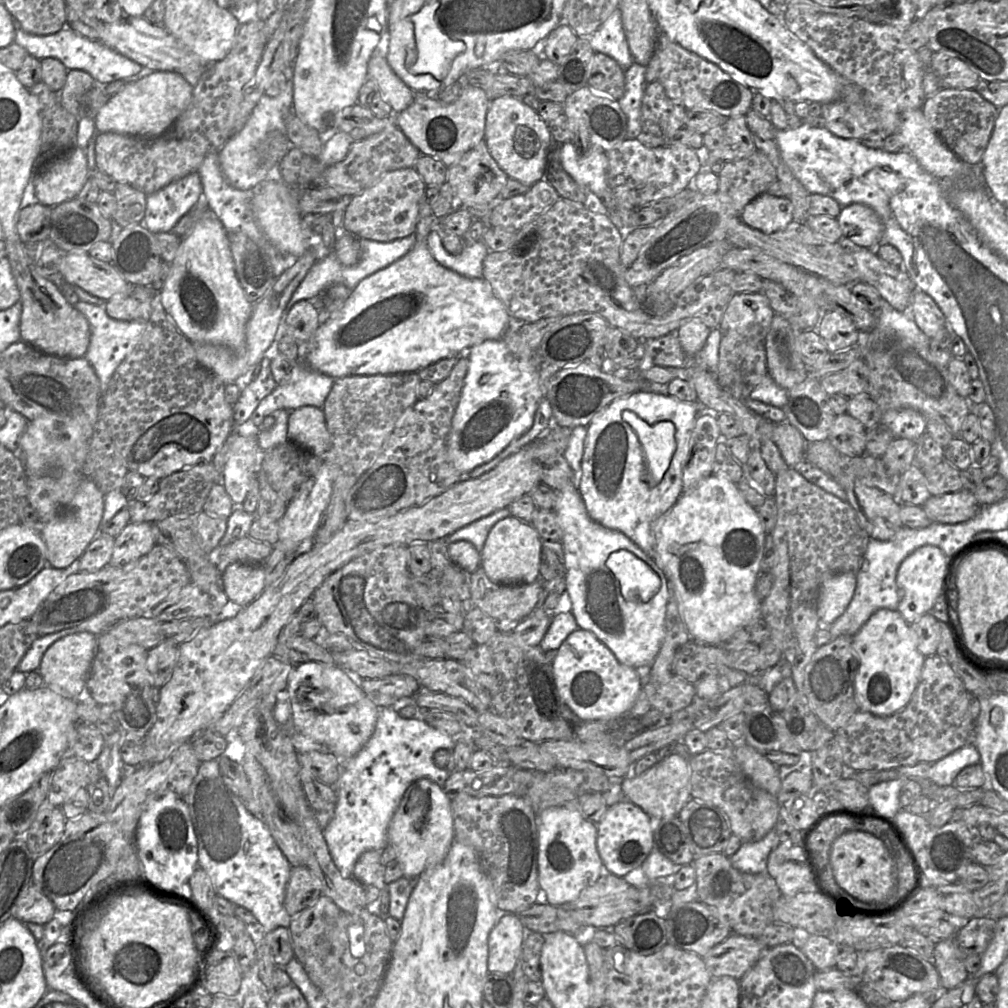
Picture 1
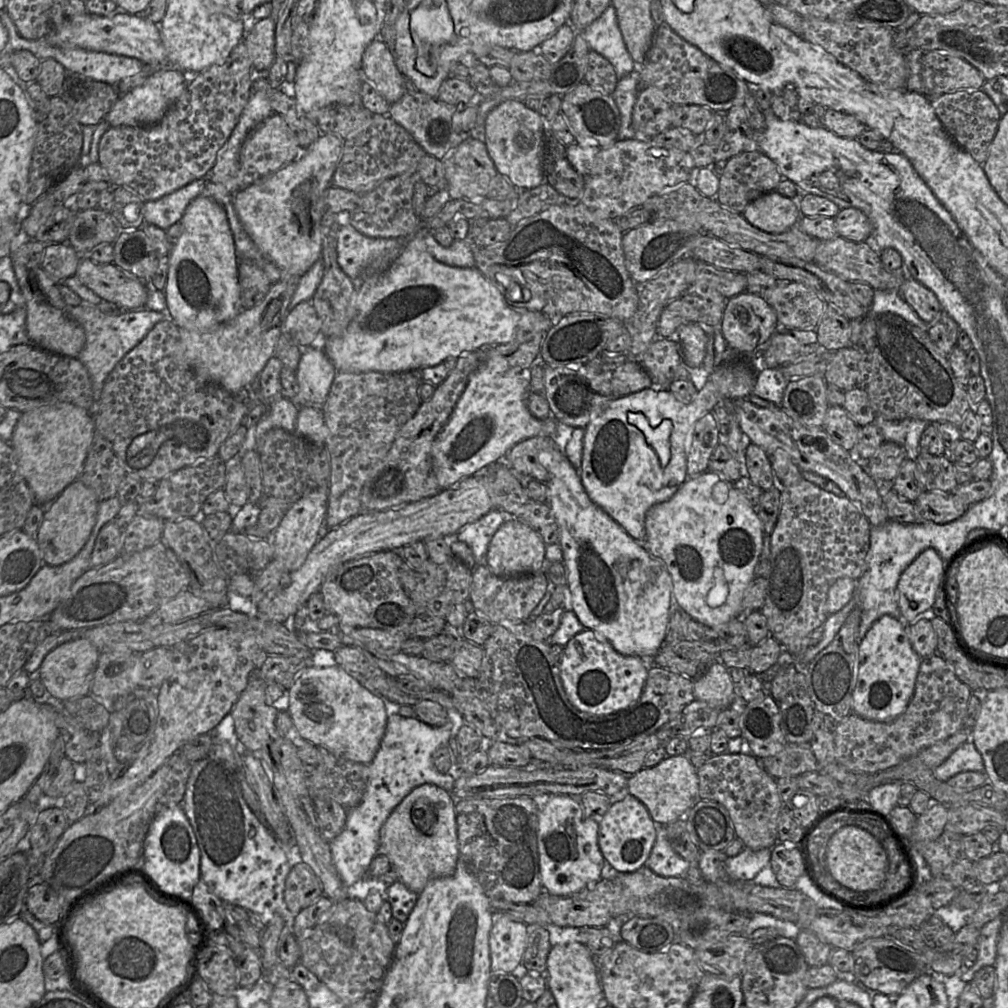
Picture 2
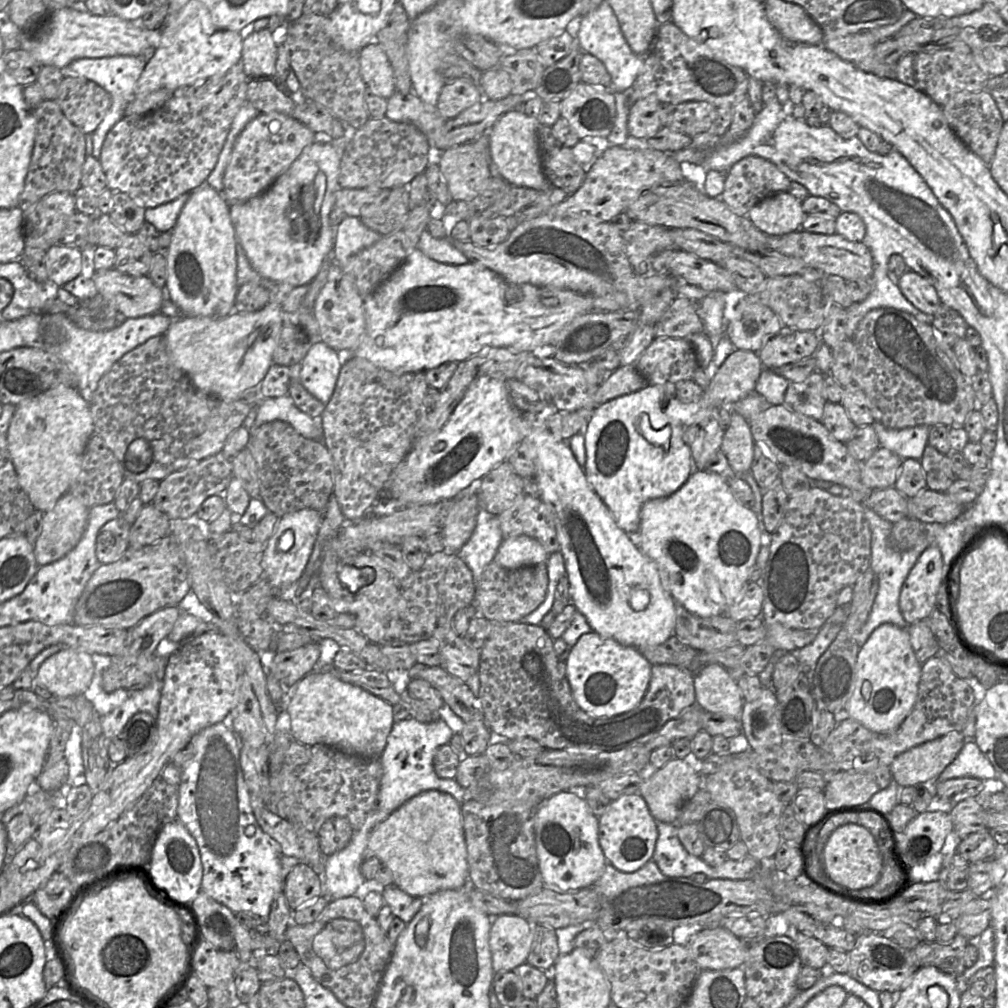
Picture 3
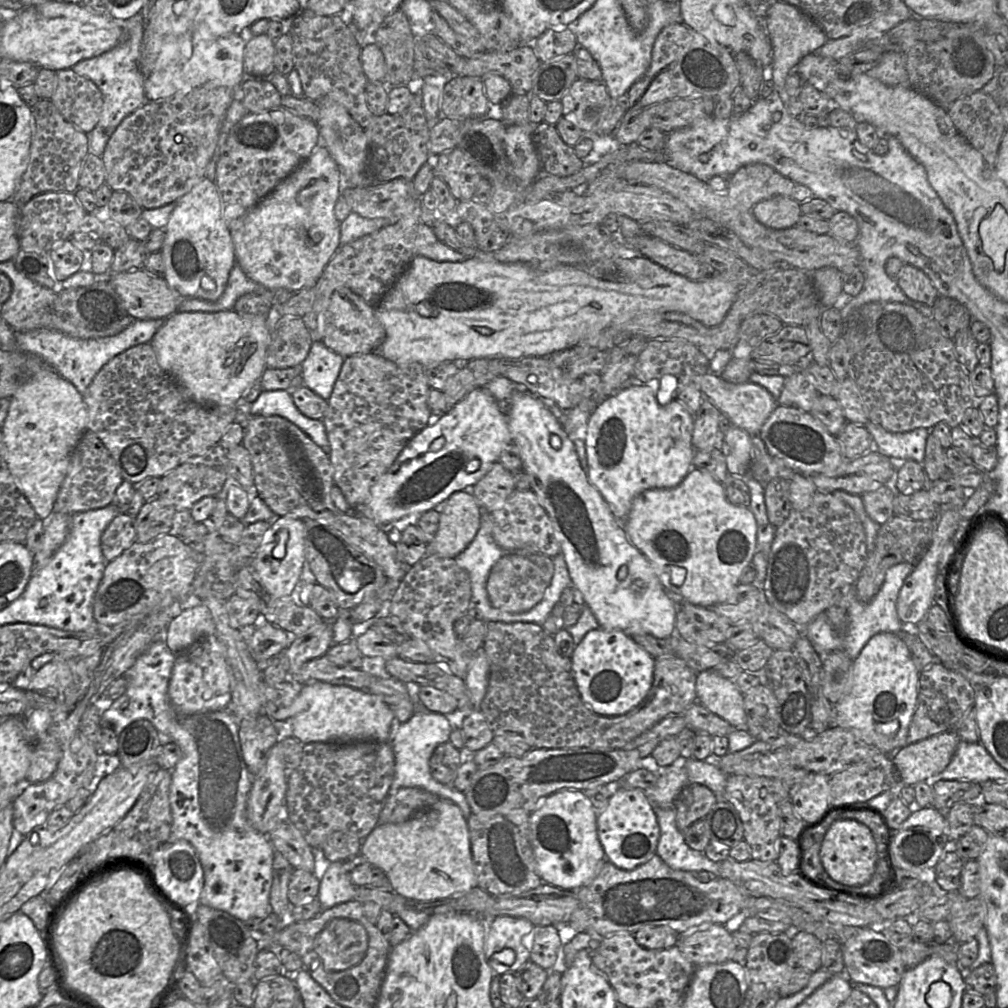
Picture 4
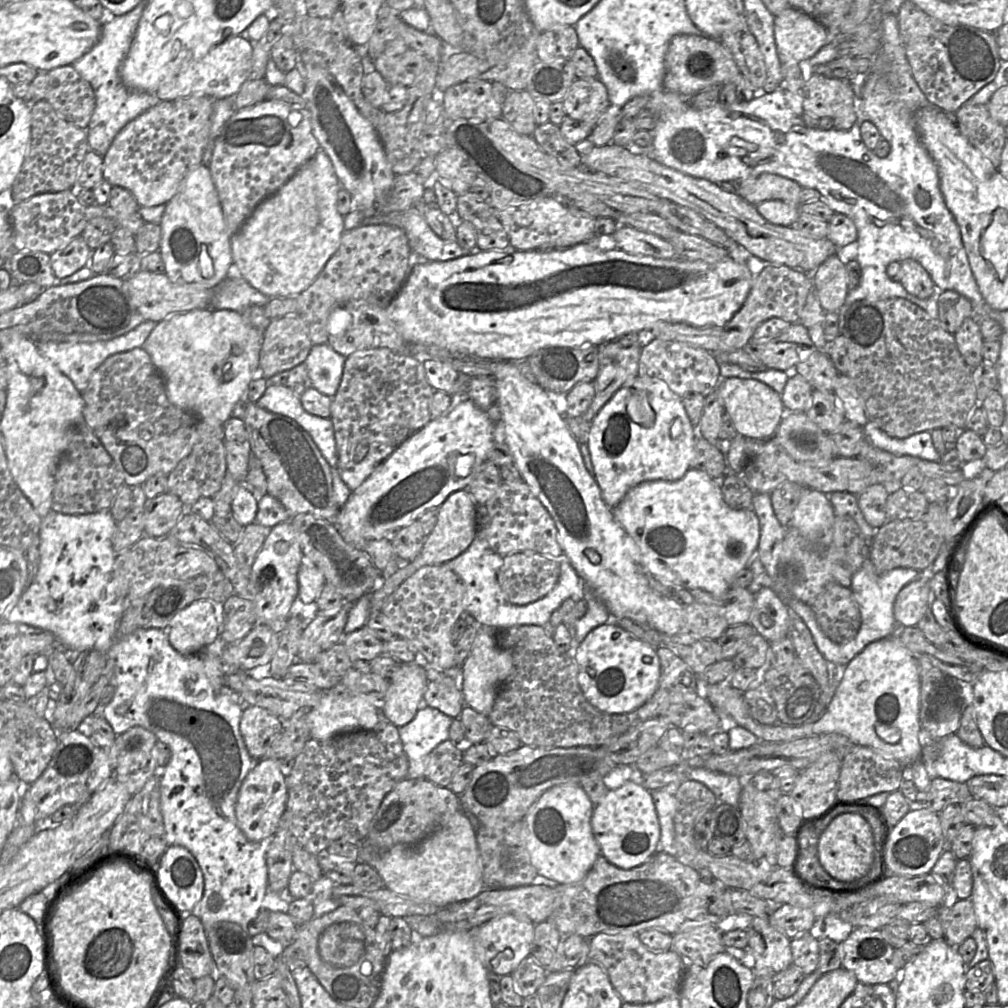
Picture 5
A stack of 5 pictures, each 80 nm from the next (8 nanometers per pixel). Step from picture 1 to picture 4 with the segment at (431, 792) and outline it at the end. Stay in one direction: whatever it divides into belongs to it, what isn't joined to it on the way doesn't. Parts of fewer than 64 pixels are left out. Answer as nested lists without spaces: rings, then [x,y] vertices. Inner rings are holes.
[[[439,799],[405,822],[378,824],[362,841],[360,854],[383,870],[391,888],[408,900],[456,898],[478,884],[467,819],[450,800]]]

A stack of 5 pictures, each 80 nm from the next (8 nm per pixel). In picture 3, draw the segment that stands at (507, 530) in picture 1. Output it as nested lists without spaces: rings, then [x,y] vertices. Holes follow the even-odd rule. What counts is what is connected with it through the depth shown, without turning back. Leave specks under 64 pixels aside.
[[[519,535],[503,539],[493,562],[504,568],[516,569],[546,563],[548,556],[539,541]]]

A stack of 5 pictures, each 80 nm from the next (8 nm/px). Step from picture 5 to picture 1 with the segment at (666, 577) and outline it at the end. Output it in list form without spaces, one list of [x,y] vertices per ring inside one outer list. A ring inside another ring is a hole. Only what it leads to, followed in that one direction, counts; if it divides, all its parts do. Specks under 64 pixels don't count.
[[[713,472],[692,490],[684,491],[676,503],[654,522],[652,533],[653,560],[672,582],[682,619],[695,641],[718,644],[761,616],[761,601],[756,594],[755,582],[764,553],[766,532],[755,508],[746,502],[736,484],[727,476]]]

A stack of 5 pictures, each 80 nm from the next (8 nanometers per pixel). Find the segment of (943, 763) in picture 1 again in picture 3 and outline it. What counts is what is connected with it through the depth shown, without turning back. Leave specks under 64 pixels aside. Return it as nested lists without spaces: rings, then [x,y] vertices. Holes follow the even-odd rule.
[[[966,739],[956,758],[933,782],[962,777],[974,777],[980,780],[997,779],[993,765],[973,739]]]

